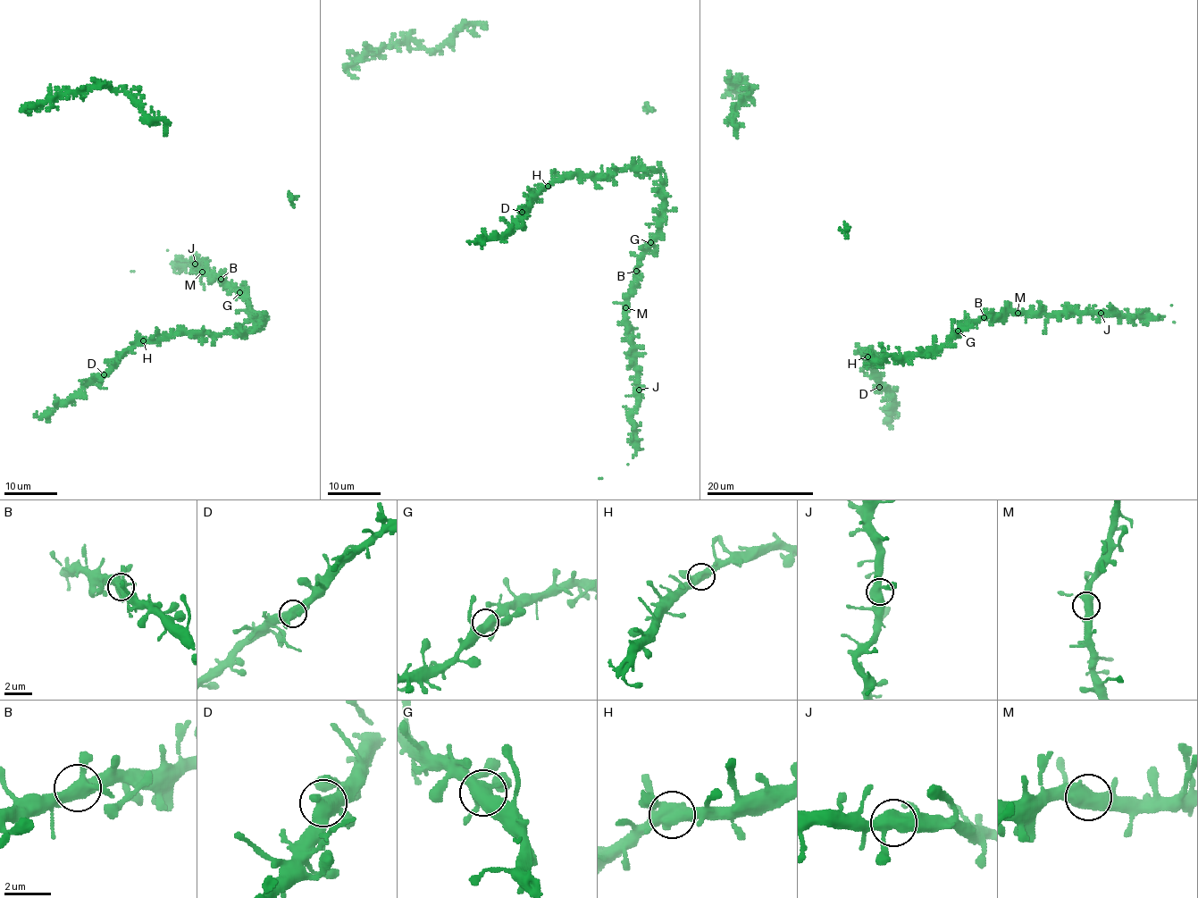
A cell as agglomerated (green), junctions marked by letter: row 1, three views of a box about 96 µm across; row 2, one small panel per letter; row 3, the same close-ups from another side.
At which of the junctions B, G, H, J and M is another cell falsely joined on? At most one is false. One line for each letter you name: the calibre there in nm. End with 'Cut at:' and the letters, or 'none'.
Cut at: none

